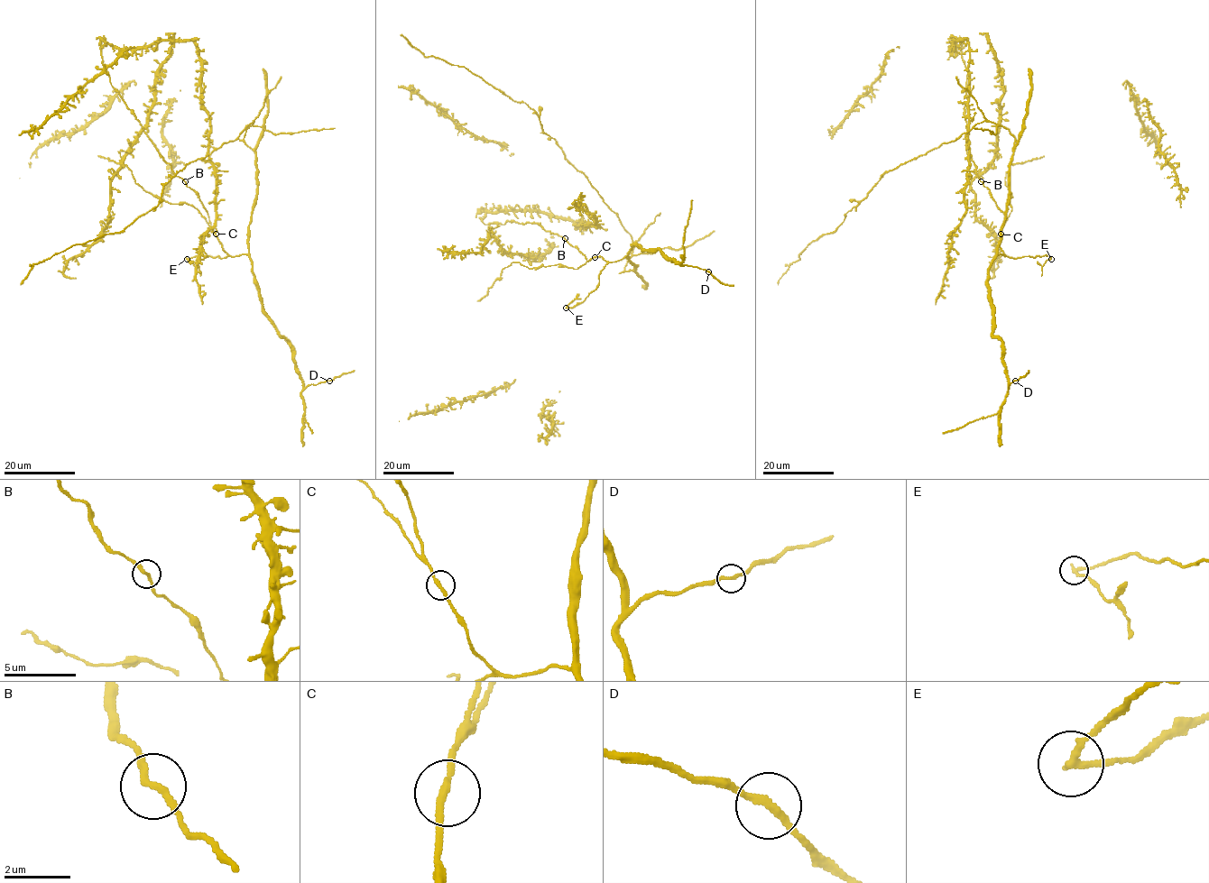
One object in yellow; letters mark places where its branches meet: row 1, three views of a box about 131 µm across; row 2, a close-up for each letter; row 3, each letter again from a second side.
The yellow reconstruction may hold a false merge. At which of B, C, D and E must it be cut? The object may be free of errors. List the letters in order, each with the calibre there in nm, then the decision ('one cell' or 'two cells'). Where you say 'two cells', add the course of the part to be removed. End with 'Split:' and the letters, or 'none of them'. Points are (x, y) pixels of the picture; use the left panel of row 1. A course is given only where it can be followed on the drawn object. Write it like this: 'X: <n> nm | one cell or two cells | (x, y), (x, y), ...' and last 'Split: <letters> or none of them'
B: 220 nm | one cell
C: 200 nm | one cell
D: 220 nm | one cell
E: 220 nm | two cells | (187, 259), (200, 271), (200, 276)
Split: E

